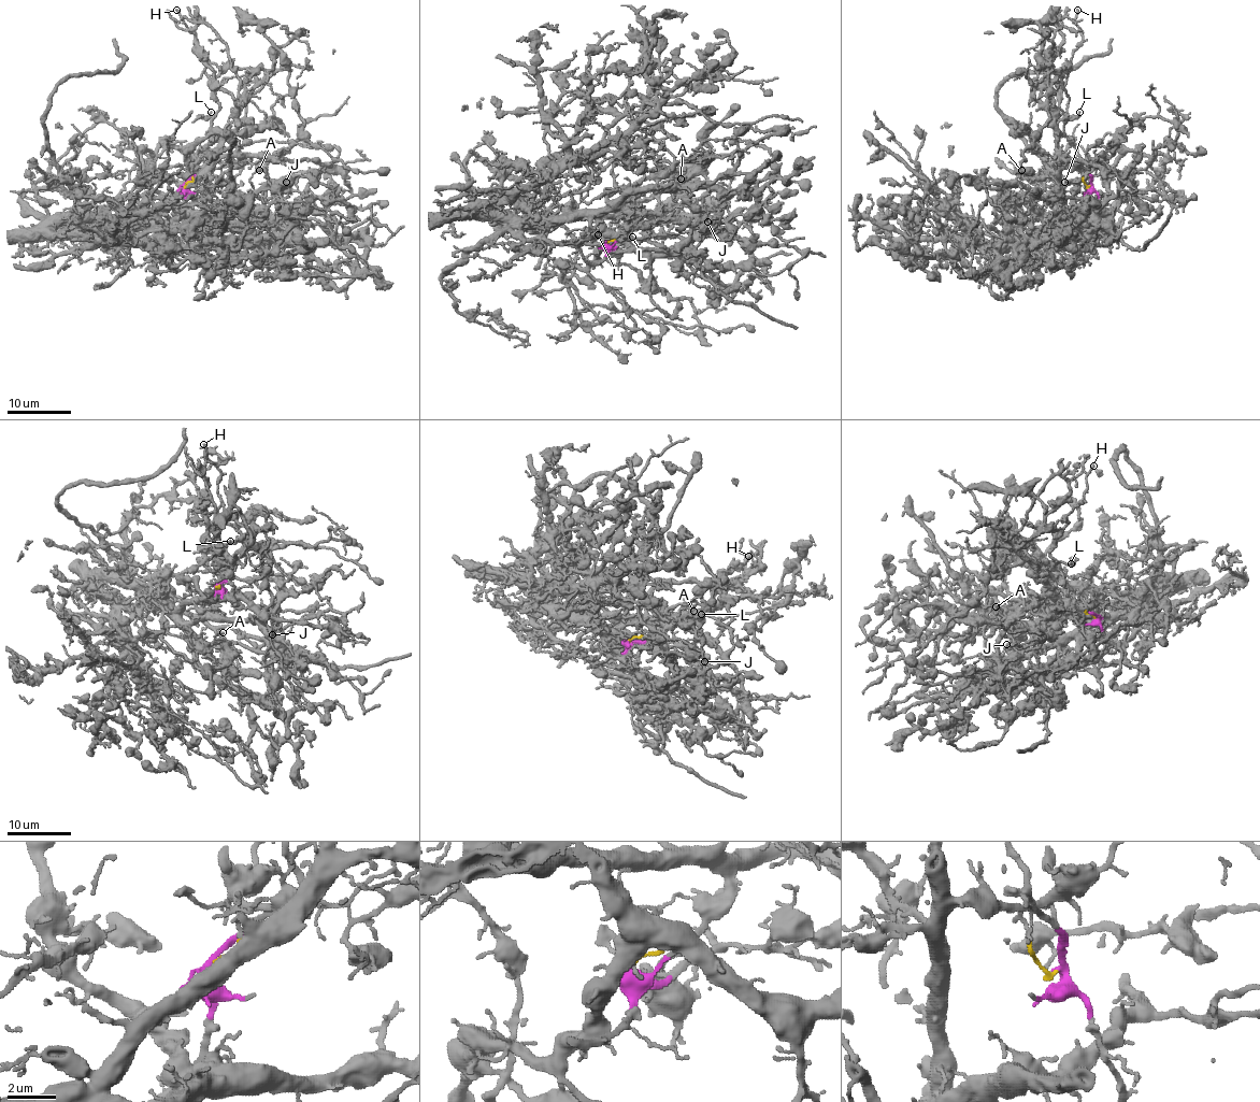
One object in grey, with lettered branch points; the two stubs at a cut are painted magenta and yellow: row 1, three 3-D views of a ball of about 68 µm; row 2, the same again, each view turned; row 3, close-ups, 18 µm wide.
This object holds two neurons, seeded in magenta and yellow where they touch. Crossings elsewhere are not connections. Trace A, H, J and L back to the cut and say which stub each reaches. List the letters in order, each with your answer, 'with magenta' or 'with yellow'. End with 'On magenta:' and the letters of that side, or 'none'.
A: with yellow
H: with magenta
J: with yellow
L: with magenta
On magenta: H, L

